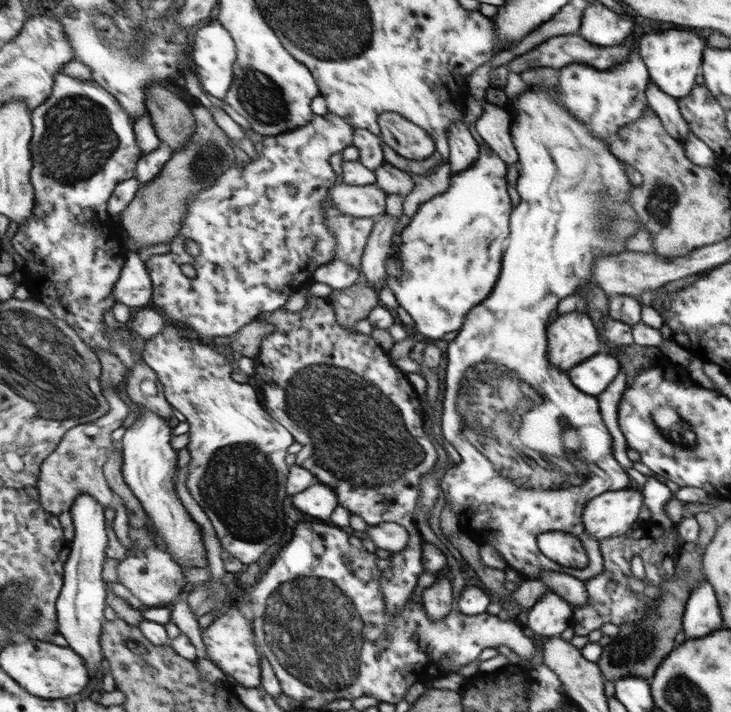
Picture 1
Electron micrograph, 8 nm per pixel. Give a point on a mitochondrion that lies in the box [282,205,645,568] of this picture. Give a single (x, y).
(488, 393)

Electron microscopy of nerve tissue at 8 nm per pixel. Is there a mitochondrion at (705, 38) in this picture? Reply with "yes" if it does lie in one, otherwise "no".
no

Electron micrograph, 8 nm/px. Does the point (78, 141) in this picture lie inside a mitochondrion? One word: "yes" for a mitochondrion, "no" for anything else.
yes

